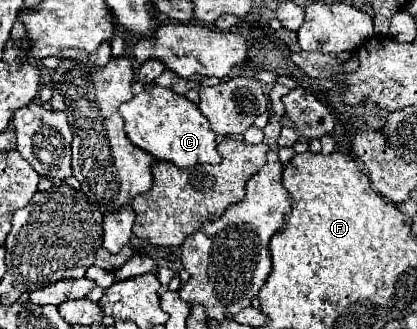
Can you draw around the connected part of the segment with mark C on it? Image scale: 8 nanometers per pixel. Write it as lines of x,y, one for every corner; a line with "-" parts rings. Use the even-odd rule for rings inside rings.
159,85
145,87
131,101
119,105
119,115
125,121
125,133
133,145
153,155
157,161
171,161
173,165
187,169
197,163
219,163
219,153
215,149
215,133
209,121
203,117
199,107
177,95
175,91

